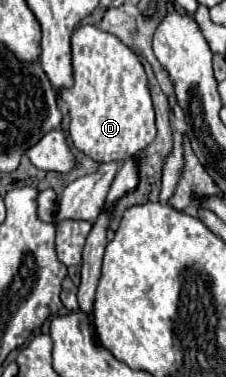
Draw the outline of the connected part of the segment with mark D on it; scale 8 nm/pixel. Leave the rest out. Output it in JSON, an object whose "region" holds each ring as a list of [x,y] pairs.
{"region":[[[79,26],[71,38],[73,50],[73,74],[75,84],[71,90],[63,90],[63,102],[71,116],[71,138],[77,150],[95,162],[125,162],[145,146],[149,146],[155,138],[155,114],[147,88],[147,76],[129,46],[125,46],[117,36],[103,32],[95,26]]]}

